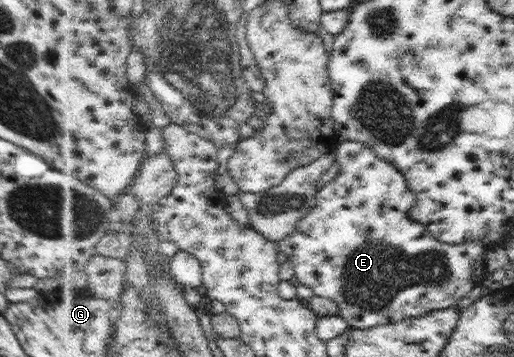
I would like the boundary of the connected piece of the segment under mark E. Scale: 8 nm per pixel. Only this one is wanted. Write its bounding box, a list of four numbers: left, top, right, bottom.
[278,141,491,329]

